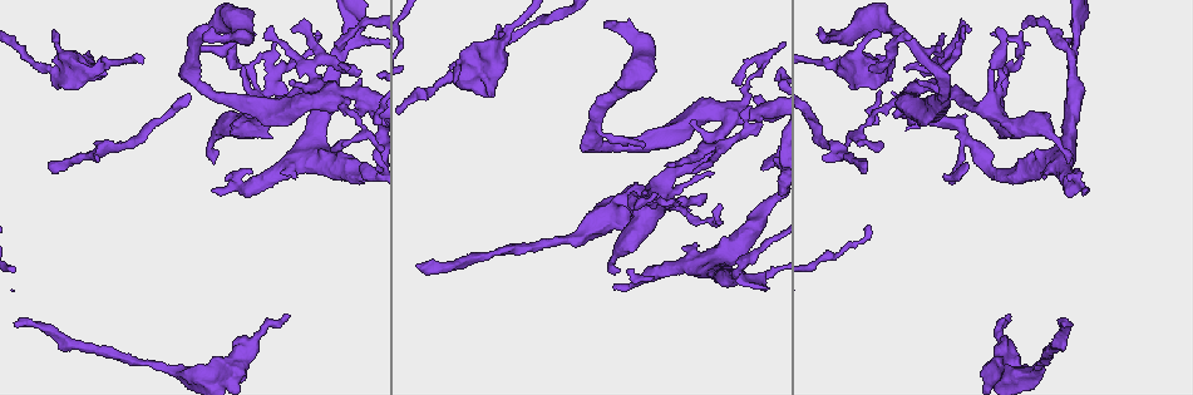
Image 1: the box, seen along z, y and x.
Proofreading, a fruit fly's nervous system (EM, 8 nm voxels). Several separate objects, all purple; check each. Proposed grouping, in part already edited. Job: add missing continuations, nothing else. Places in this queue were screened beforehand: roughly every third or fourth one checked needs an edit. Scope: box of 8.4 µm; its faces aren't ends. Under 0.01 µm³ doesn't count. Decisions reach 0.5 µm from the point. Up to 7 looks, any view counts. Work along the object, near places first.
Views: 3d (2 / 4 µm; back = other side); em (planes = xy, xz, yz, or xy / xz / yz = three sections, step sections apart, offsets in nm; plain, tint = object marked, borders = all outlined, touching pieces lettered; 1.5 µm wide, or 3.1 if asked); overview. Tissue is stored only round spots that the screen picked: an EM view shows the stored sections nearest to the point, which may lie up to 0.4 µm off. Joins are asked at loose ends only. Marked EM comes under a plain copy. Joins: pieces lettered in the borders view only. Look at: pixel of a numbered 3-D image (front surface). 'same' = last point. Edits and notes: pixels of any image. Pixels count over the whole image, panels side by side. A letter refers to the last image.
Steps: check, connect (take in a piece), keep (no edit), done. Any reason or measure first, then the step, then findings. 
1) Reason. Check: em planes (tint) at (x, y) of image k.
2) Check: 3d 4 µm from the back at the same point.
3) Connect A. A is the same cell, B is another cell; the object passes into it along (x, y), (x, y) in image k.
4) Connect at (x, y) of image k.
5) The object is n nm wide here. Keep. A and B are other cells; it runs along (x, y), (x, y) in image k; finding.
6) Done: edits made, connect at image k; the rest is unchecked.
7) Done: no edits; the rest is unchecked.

An open end. Check: 3d 4 µm at (415, 266) of image 1.

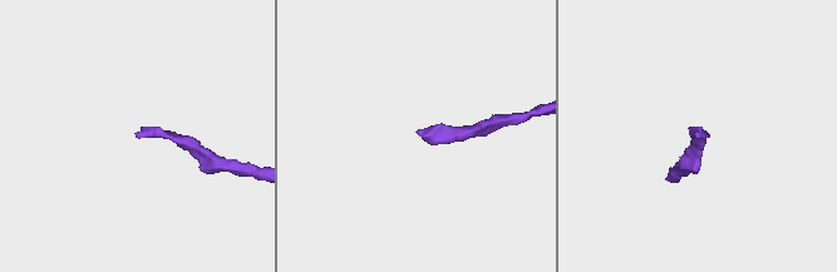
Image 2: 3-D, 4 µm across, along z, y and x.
Check: em xz step 4 (tint) at (138, 136) of image 2.

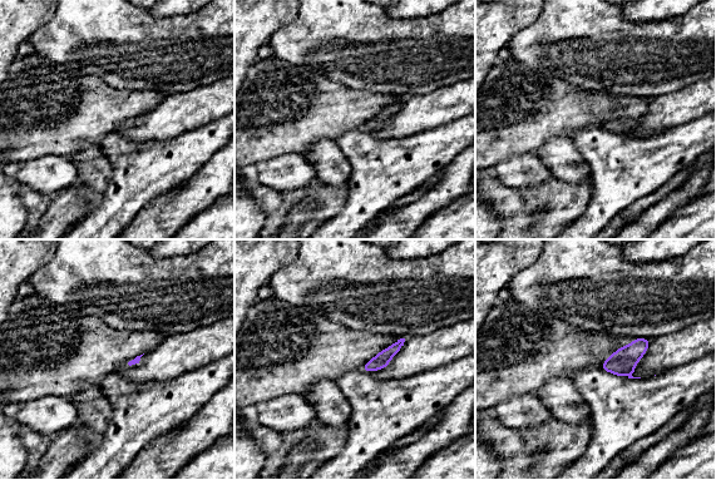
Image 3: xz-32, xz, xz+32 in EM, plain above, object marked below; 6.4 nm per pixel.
Another direction. Check: em planes (borders) at the same point.

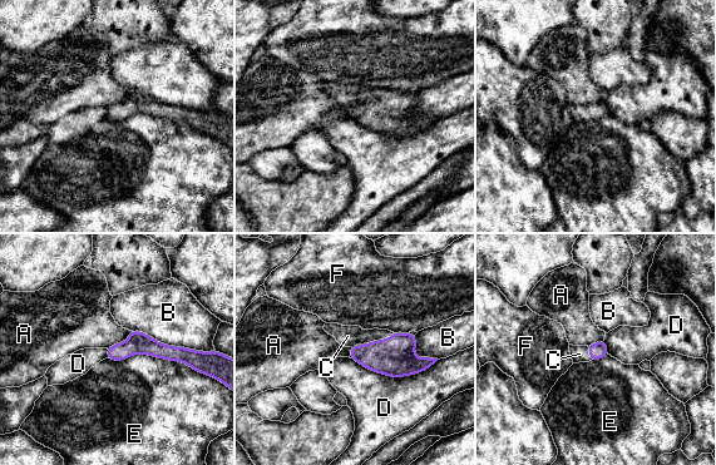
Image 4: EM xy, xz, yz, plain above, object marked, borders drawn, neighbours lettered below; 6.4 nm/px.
Connect C. C is the same cell, A, B, D, E and F are other cells; the object passes into it along (395, 356), (380, 340), (347, 336) in image 4; the neuron continues.

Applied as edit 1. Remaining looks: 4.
Check: overview.

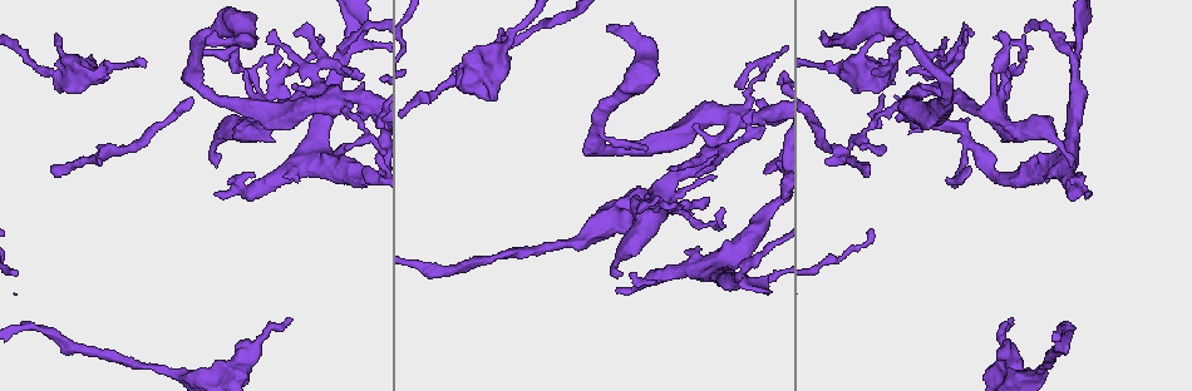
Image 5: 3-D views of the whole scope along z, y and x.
An open end. Check: em planes (borders) at (456, 85) of image 5.

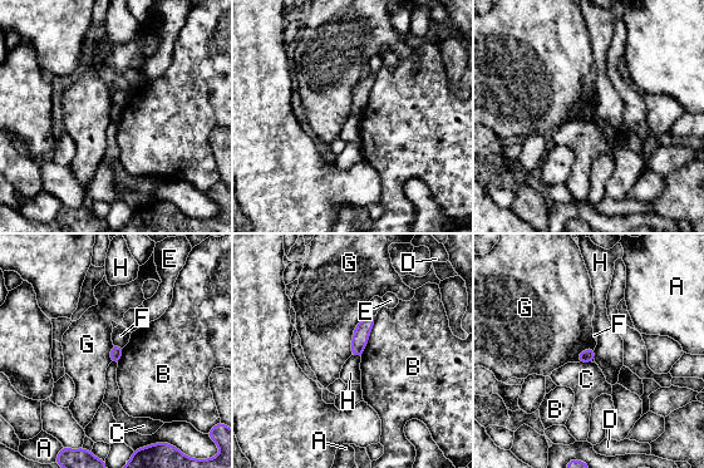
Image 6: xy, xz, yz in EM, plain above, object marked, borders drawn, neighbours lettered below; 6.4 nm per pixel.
Keep. A, B, C, D, E, F, G and H are other cells; a border runs along (594, 349), (595, 359) in image 6; no lettered piece goes on from it.

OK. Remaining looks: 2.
Done: edits made, connect at image 4; the rest is unchecked.

